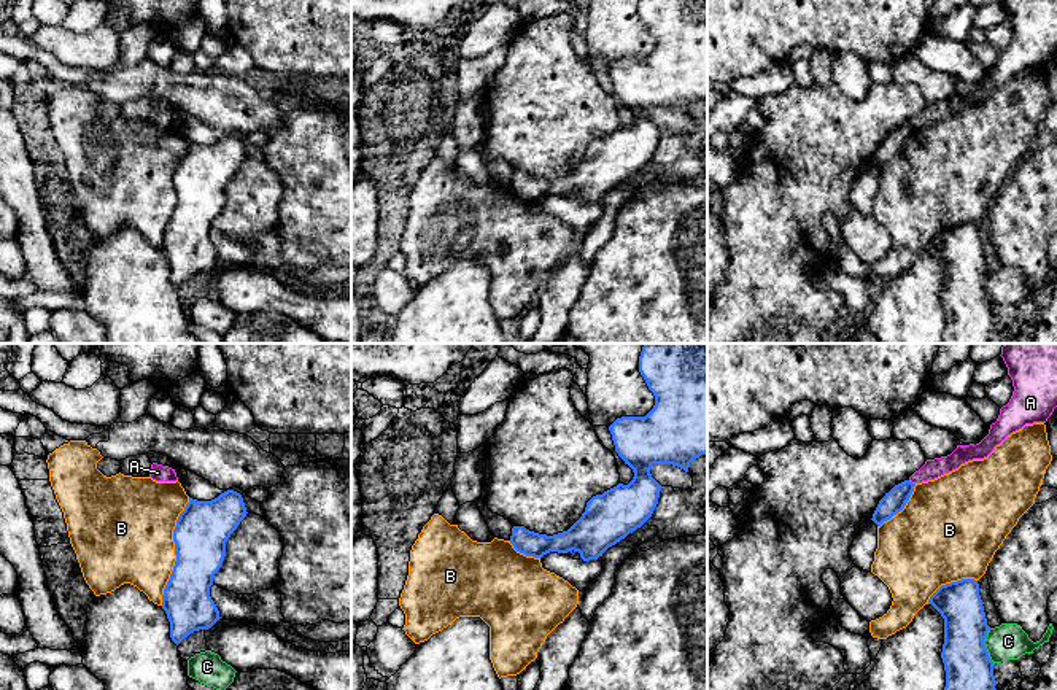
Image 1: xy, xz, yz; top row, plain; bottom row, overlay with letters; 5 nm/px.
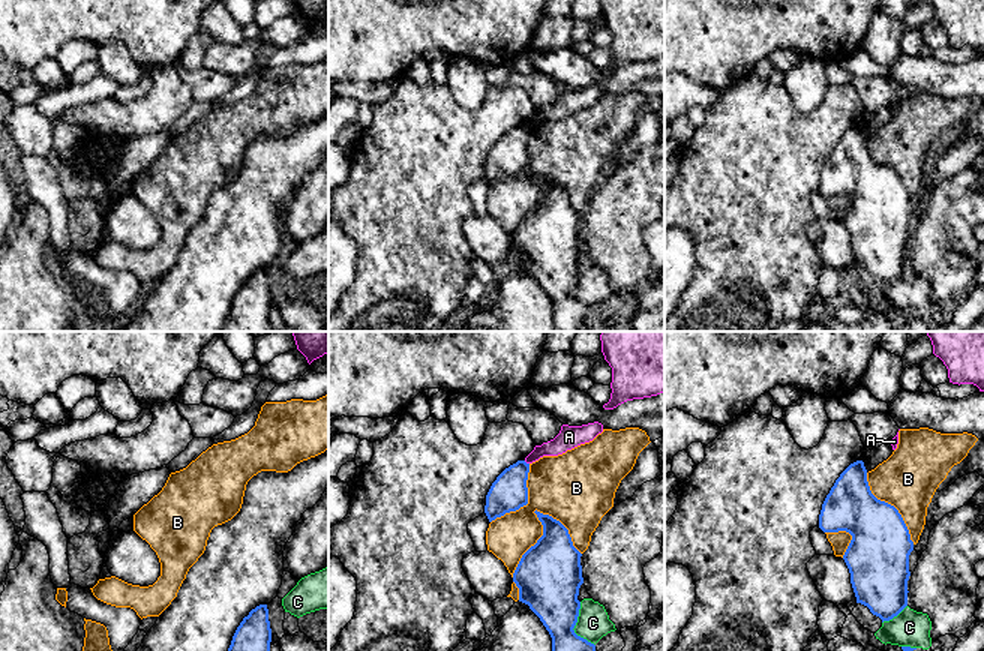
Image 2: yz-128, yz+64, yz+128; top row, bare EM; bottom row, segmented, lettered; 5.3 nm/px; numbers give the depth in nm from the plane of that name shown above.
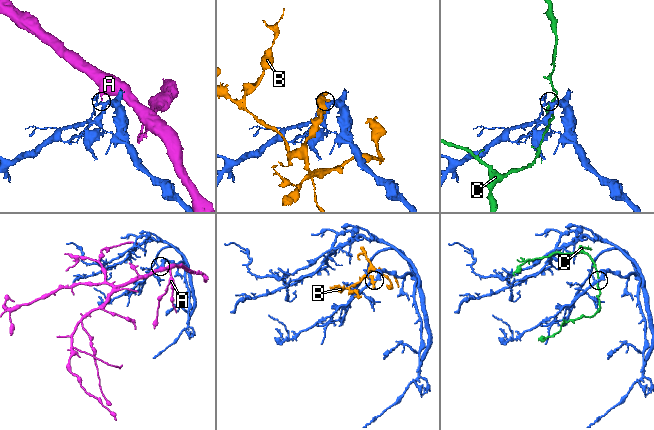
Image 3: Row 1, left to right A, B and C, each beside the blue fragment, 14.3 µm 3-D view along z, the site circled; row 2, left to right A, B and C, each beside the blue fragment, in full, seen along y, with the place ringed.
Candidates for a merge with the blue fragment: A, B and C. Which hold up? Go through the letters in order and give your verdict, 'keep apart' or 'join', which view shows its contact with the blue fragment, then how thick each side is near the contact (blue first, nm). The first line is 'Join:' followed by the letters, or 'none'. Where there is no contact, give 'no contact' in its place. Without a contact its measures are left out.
Join: none
A: keep apart; contact in yz; calibres 120 and 100 nm
B: keep apart; contact in xy; calibres 280 and 440 nm
C: keep apart; contact in yz; calibres 260 and 190 nm

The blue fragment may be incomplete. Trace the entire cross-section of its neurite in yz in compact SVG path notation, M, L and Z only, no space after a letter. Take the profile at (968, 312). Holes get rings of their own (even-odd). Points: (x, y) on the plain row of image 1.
M962 223L941 229L928 248L944 262L944 343L995 343L995 307L984 288L990 270L978 224Z

